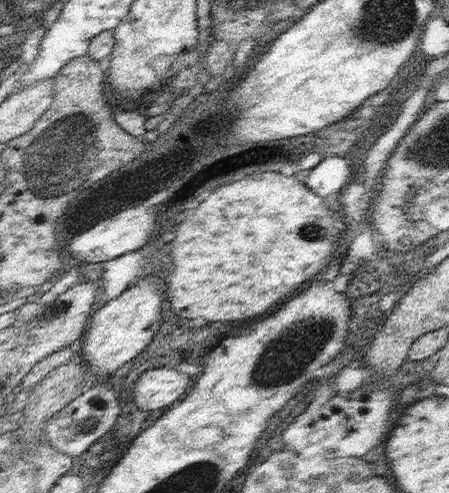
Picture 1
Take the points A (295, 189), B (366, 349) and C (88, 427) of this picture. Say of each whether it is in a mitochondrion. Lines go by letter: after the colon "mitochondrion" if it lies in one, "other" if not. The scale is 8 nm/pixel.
A: other
B: other
C: other

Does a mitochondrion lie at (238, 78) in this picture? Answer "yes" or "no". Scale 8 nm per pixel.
no

